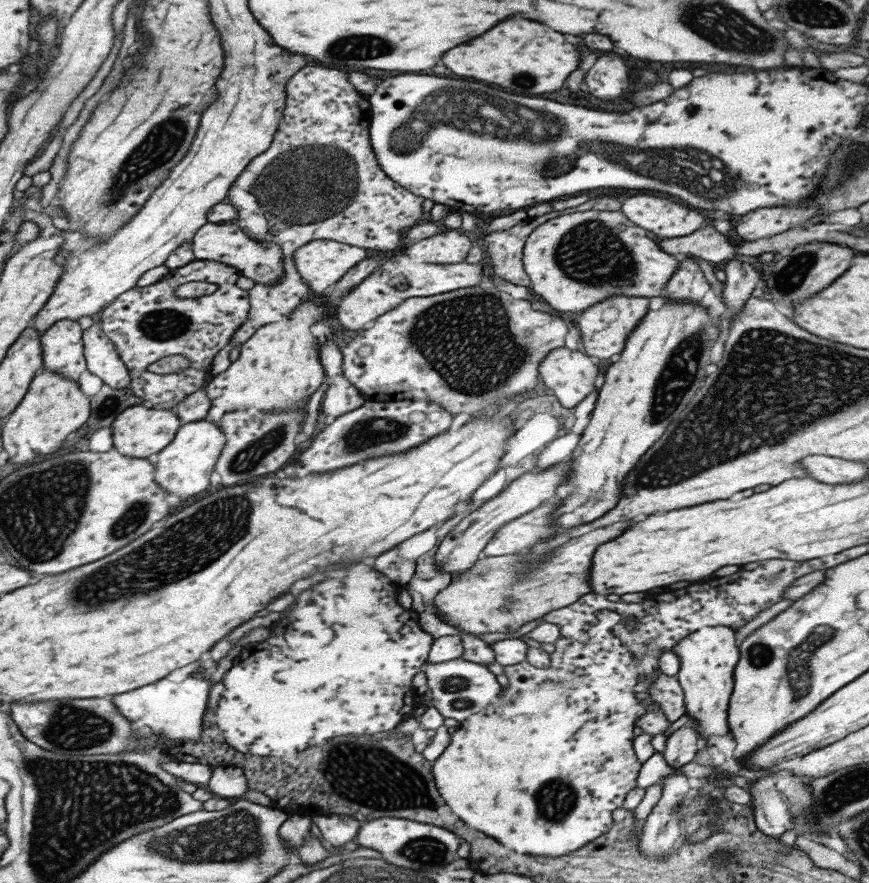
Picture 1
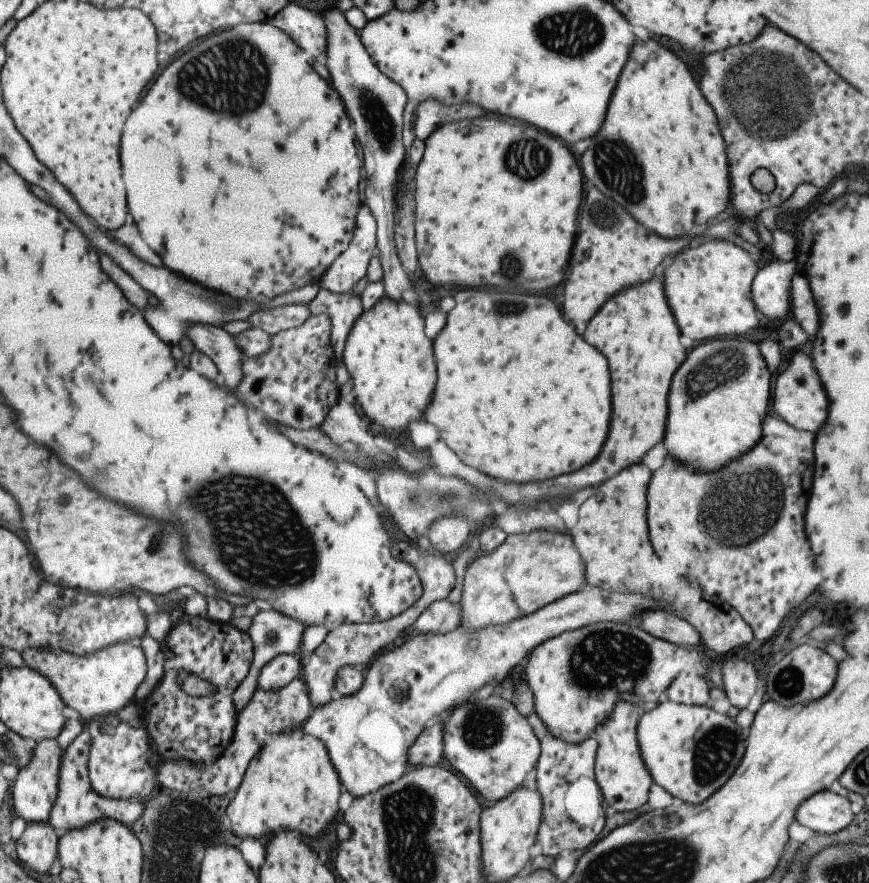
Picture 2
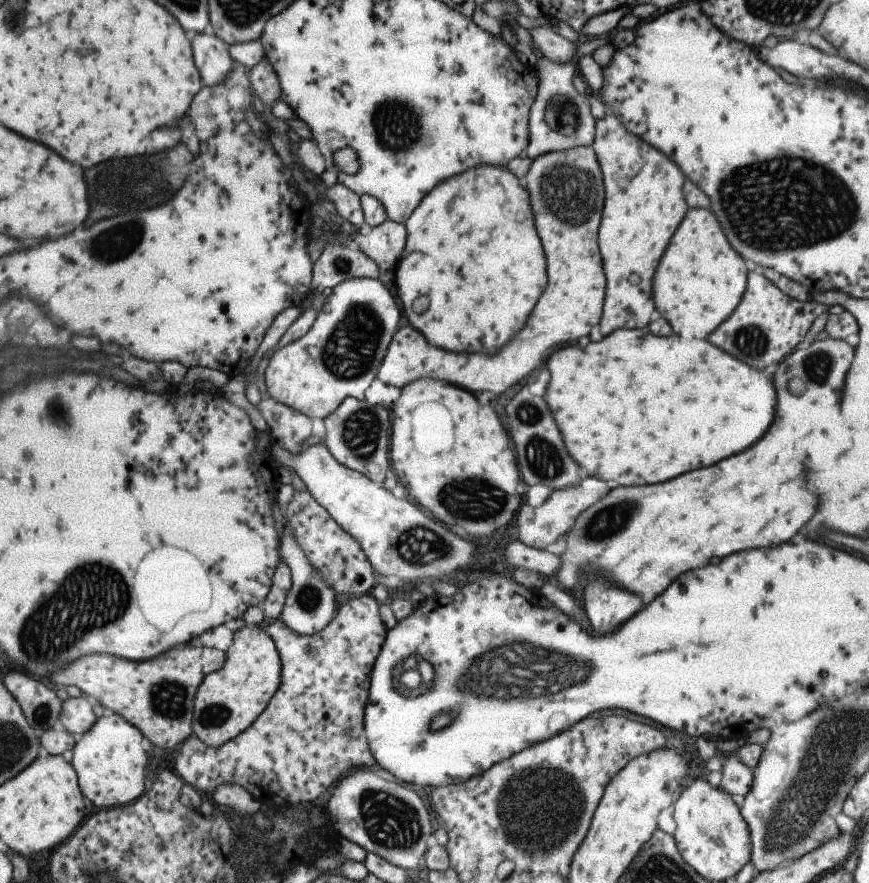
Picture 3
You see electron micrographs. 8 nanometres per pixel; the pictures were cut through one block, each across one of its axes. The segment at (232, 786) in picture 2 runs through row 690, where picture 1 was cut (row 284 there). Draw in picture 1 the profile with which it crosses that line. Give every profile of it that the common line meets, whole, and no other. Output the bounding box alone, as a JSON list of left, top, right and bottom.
[209,66,423,377]

